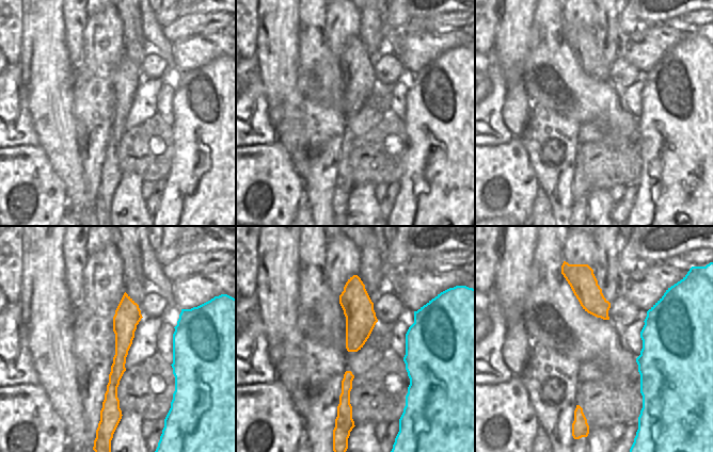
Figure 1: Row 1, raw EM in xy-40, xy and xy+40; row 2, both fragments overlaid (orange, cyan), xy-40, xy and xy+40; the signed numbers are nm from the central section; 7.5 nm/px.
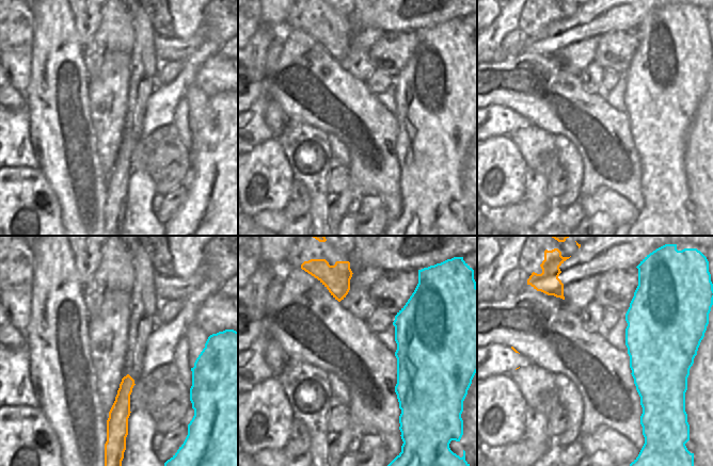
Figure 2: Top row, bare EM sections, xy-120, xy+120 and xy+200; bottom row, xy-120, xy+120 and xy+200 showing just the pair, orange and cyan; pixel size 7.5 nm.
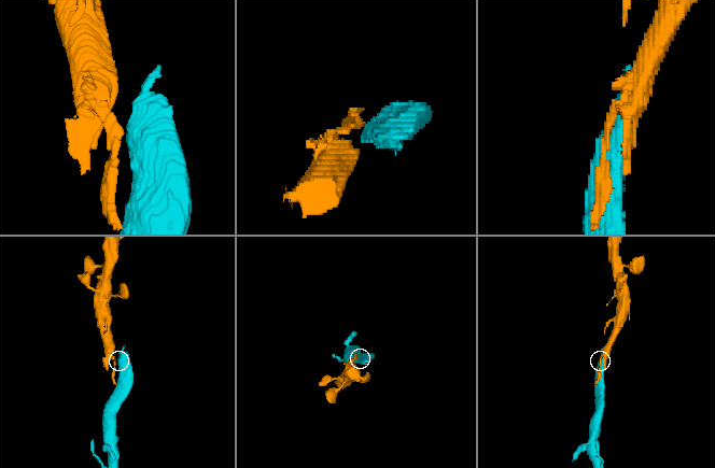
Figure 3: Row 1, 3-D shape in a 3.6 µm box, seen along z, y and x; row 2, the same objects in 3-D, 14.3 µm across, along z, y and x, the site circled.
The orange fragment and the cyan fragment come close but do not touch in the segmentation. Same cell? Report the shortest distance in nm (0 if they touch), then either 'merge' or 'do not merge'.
240 nm | merge

